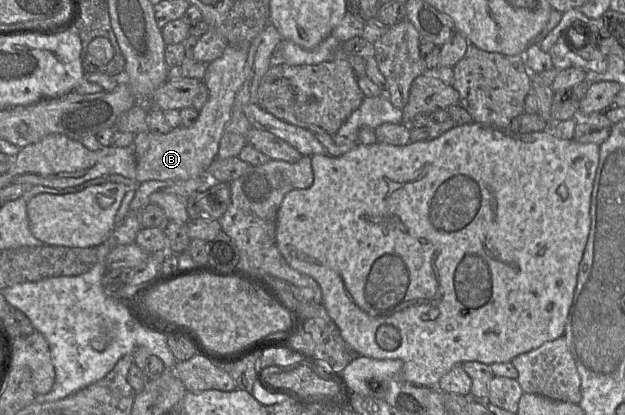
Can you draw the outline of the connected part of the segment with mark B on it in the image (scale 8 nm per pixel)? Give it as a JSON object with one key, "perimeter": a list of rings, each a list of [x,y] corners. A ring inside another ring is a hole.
{"perimeter":[[[228,44],[219,58],[207,64],[203,81],[208,88],[209,98],[191,127],[179,126],[166,134],[148,130],[135,135],[133,151],[138,184],[149,180],[188,180],[206,175],[207,168],[217,157],[235,97],[245,81],[248,52],[249,47]]]}

